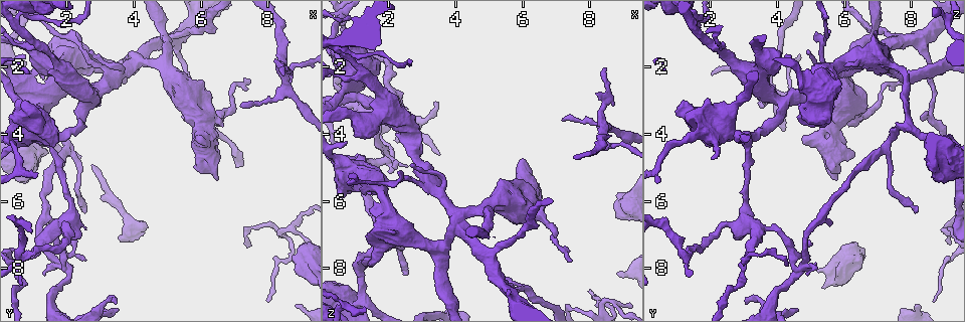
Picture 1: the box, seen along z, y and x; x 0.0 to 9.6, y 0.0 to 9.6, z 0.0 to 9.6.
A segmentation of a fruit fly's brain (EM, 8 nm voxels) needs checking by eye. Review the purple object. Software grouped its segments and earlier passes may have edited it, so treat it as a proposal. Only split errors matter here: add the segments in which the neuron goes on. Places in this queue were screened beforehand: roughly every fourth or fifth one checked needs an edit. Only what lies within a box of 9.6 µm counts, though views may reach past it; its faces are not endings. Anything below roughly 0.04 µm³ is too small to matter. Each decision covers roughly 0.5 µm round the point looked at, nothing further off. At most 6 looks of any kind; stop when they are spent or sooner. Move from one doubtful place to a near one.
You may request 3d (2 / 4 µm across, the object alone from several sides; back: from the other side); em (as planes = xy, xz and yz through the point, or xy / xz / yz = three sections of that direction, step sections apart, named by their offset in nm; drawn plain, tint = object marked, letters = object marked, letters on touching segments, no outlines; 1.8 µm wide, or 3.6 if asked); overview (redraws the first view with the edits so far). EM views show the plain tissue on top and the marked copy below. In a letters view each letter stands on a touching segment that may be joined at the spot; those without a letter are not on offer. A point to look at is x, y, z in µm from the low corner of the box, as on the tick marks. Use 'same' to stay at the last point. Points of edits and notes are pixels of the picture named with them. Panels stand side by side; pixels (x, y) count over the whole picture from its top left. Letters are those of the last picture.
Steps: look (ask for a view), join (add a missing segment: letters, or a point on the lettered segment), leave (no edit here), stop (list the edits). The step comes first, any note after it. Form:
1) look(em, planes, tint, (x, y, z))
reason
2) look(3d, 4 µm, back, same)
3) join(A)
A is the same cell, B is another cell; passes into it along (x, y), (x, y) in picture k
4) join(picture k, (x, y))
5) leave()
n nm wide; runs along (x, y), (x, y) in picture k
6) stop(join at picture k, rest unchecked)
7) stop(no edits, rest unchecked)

look(em, planes, tint, (3.40, 2.30, 5.65))
side arm on a straight run

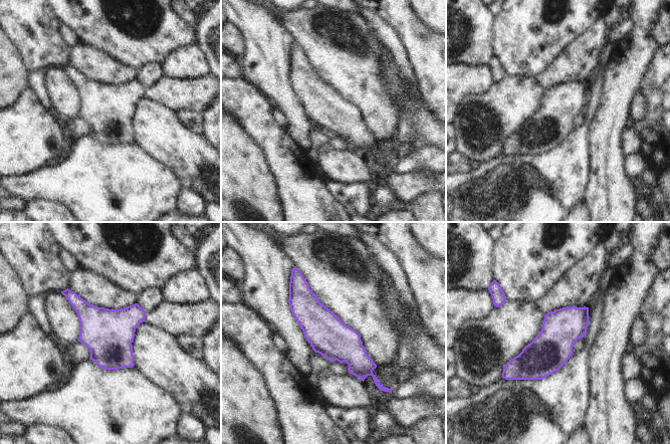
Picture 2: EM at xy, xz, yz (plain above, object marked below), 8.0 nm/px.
look(em, planes, letters, same)

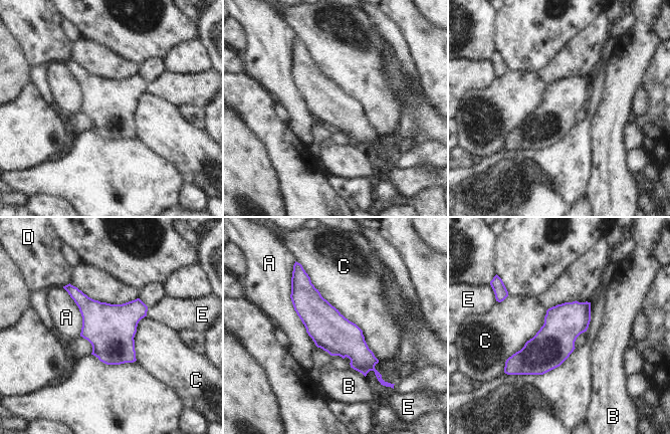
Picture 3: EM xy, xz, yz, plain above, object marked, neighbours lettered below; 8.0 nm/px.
leave()
C touches over 950 nm; A, B, C, D and E are other cells; none of them fits

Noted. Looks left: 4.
look(em, planes, letters, (1.15, 3.80, 7.95))
three-way junction

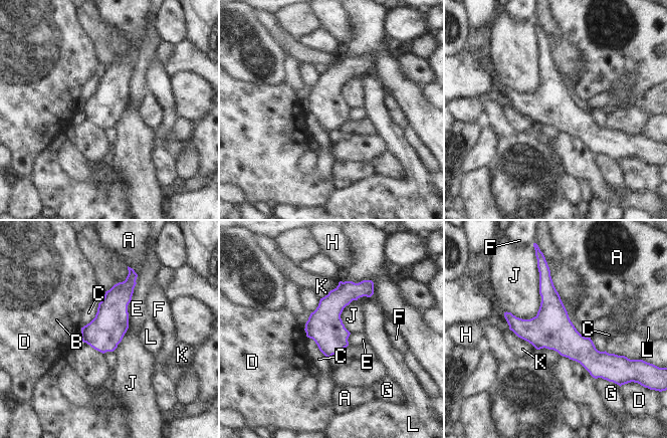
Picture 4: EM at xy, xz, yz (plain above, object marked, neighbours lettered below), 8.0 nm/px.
leave()
280 nm wide; A, B, C, D, E, F, G, H, J, K and L are other cells; runs along (545, 273), (551, 321), (599, 375) in picture 4; none of them fits

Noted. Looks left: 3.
look(em, planes, letters, (8.50, 2.25, 2.05))
an open end

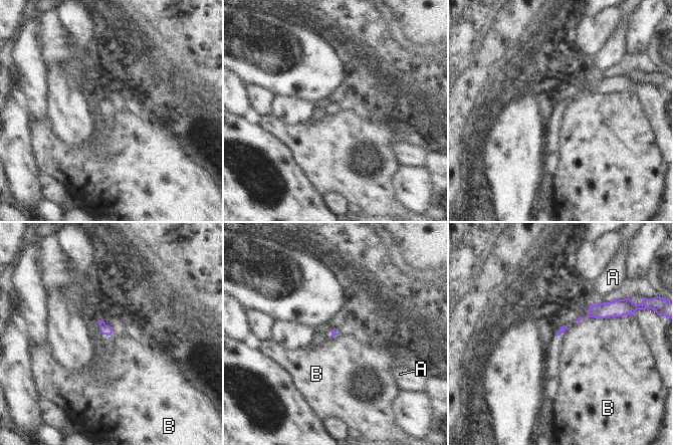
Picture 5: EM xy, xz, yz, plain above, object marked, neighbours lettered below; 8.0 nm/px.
leave()
A and B are other cells; border along (628, 314), (612, 317), (587, 317) in picture 5; none of them fits

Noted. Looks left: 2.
stop(no edits, rest unchecked)

